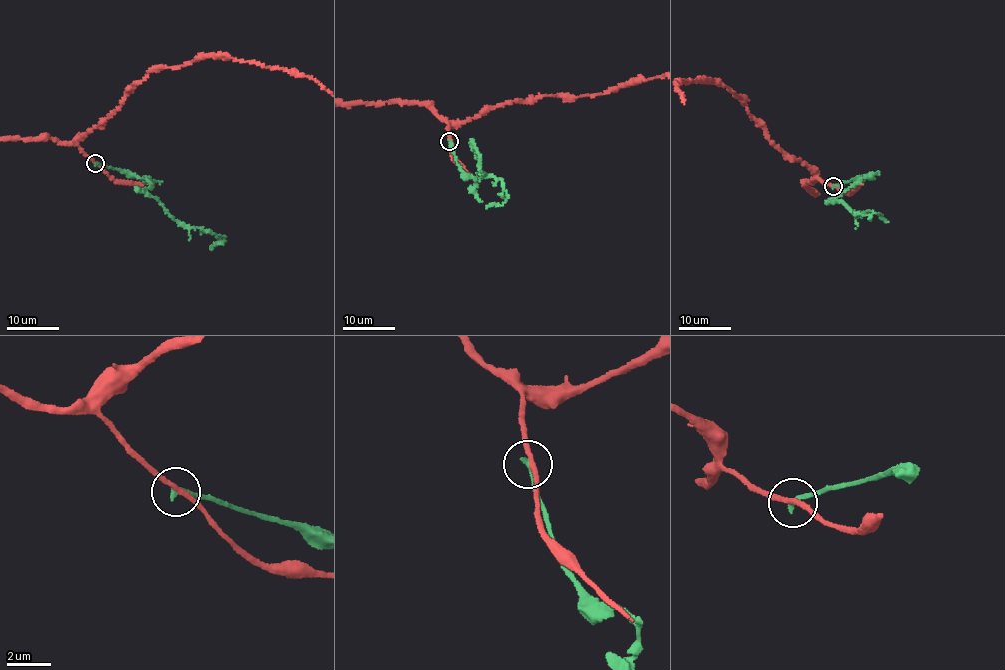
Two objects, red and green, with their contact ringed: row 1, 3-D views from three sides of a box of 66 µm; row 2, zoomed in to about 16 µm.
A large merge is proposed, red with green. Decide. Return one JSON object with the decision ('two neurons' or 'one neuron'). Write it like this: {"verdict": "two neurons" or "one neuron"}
{"verdict": "two neurons"}

